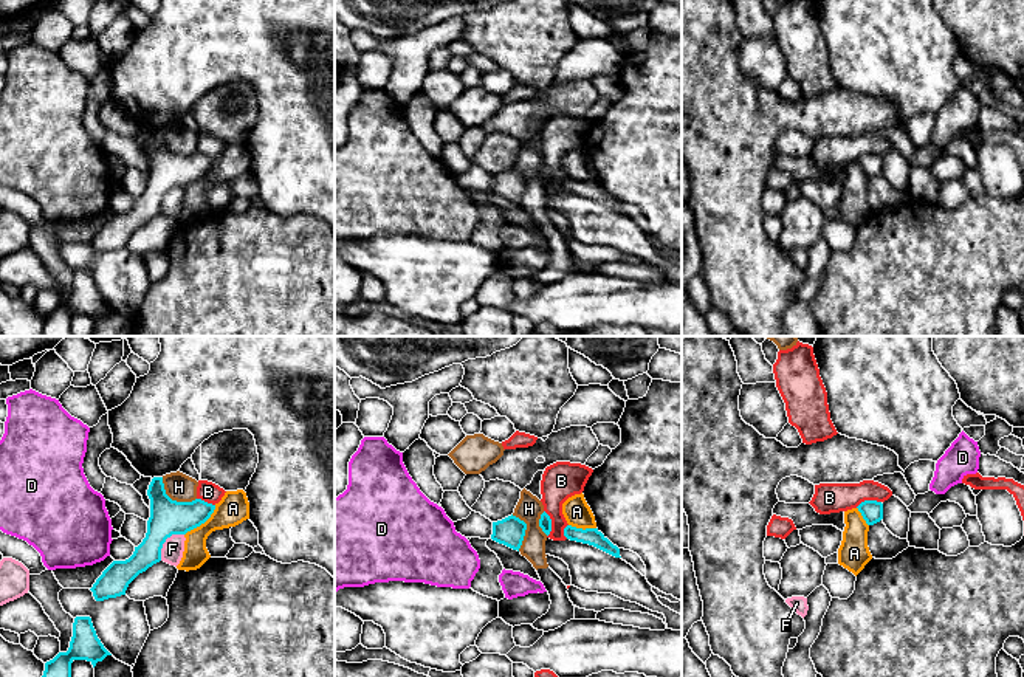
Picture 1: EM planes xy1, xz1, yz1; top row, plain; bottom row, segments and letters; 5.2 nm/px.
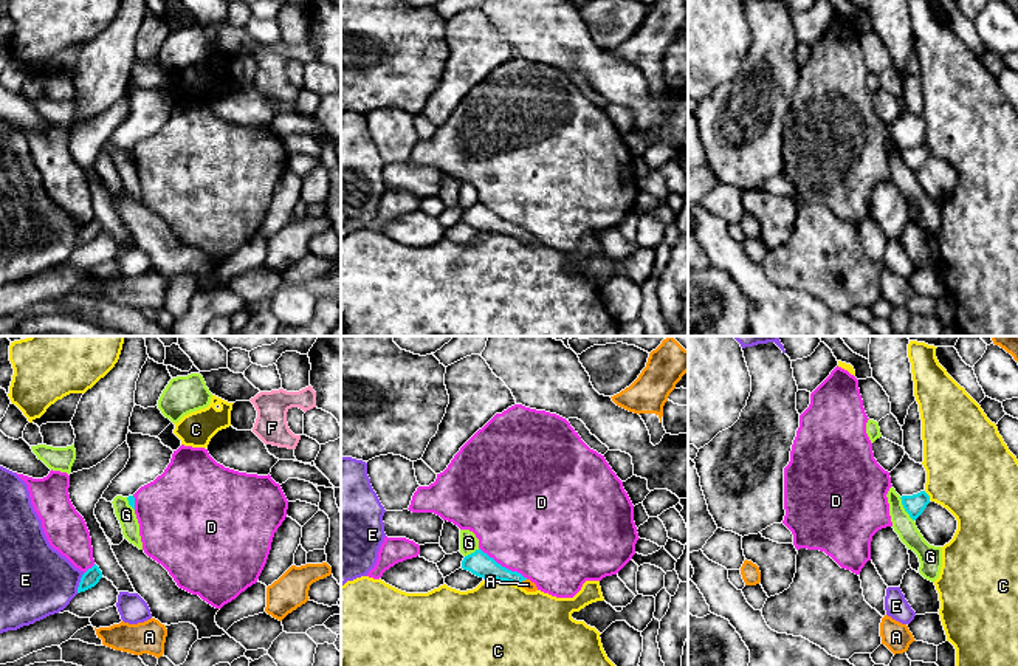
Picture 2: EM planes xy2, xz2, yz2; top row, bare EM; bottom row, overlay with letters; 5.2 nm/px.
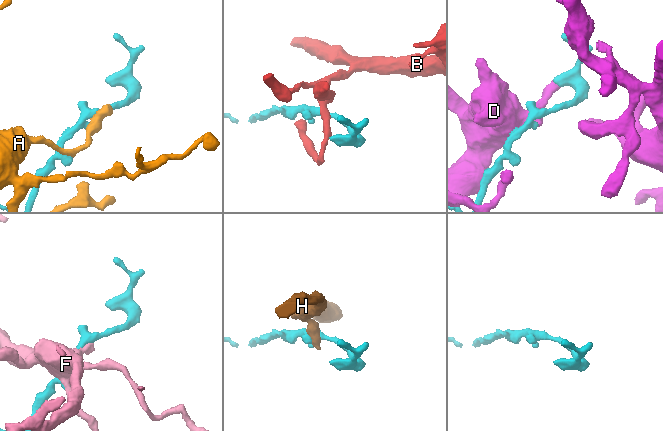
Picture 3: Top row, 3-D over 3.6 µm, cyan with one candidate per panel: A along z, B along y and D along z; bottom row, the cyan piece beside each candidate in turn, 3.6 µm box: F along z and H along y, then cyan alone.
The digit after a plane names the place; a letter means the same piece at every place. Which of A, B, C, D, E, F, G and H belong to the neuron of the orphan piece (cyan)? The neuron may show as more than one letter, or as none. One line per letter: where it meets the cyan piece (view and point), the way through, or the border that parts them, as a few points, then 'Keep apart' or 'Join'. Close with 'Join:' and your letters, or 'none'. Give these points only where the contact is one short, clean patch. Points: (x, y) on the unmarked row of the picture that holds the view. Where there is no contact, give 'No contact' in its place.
A: Touches cyan at xy1 (202, 175). Join
B: Touches cyan at xz1 (550, 177). Boundary: xz1 (544, 163), (550, 172), (550, 186), (547, 189). Keep apart
C: Touches cyan at xz2 (502, 233). Keep apart
D: Touches cyan at xz2 (504, 220). Keep apart
E: Touches cyan at xy2 (79, 236). Boundary: xy2 (84, 226), (76, 245). Keep apart
F: Touches cyan at xy1 (164, 194). Keep apart
G: Touches cyan at yz2 (905, 163). Boundary: yz2 (899, 151), (904, 163), (913, 174). Keep apart
H: Touches cyan at xy1 (174, 154). Boundary: xy1 (161, 130), (163, 141), (172, 152), (195, 152). Keep apart
Join: A

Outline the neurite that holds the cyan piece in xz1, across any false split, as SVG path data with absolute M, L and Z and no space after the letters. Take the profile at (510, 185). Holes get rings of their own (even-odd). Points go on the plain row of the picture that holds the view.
M511 167L502 174L493 175L491 192L519 204L525 183L527 177Z

